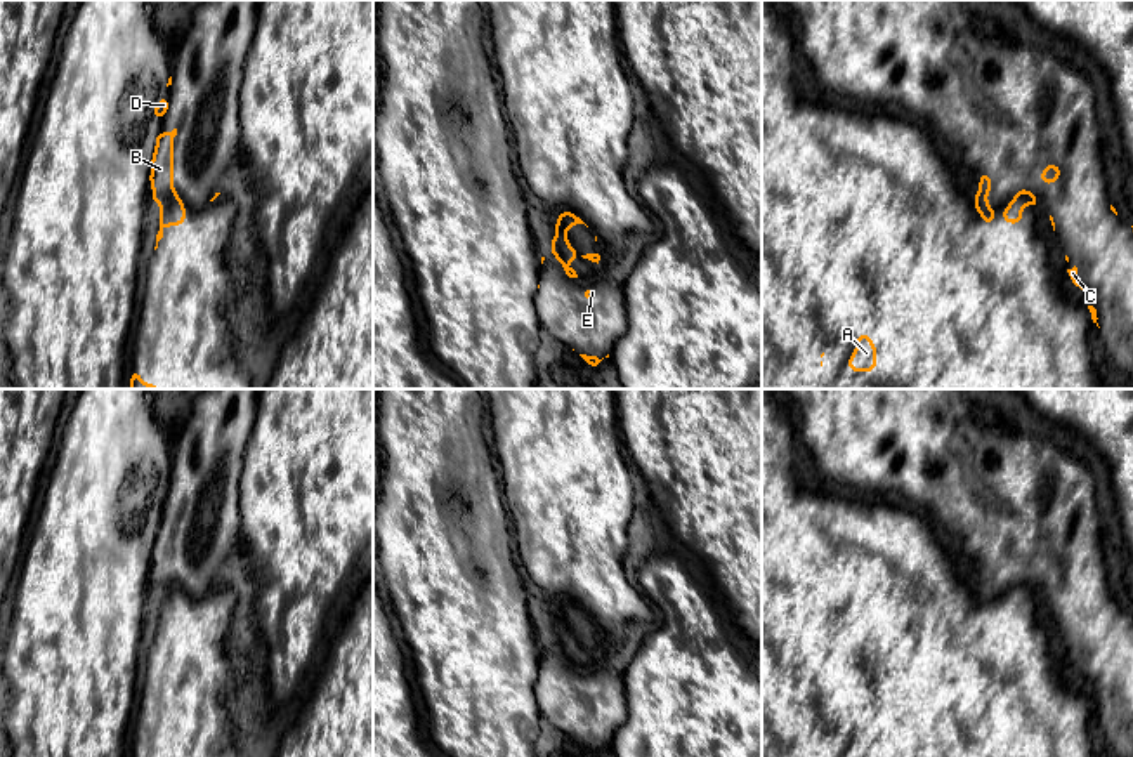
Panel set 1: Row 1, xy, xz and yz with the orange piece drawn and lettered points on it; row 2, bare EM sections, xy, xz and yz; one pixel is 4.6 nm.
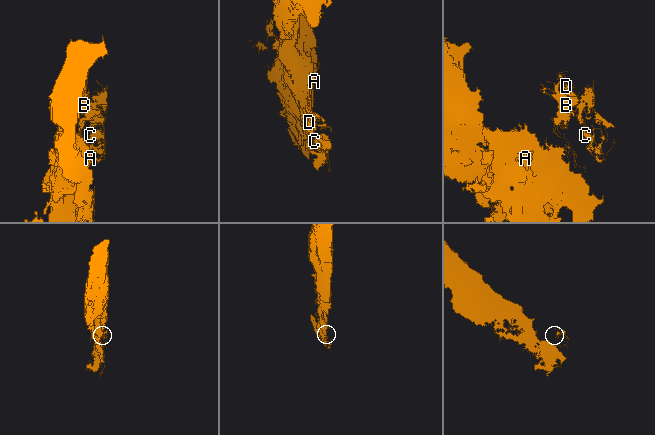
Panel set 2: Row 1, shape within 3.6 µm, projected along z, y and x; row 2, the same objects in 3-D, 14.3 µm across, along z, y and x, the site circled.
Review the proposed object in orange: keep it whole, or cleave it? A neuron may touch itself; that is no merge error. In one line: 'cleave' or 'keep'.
cleave

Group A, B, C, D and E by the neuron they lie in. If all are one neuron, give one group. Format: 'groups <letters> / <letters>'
groups A / B C D E

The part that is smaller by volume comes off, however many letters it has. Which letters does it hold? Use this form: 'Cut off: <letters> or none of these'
Cut off: B, C, D, E

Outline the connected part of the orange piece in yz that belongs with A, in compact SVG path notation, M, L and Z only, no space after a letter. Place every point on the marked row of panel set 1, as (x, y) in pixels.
M862 332L855 339L855 354L847 356L850 372L874 372L876 370L876 346L869 340L869 332Z

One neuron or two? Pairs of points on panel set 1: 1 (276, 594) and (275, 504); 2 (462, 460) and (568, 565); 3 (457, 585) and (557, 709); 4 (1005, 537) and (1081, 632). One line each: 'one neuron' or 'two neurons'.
1: one neuron
2: two neurons
3: two neurons
4: one neuron

